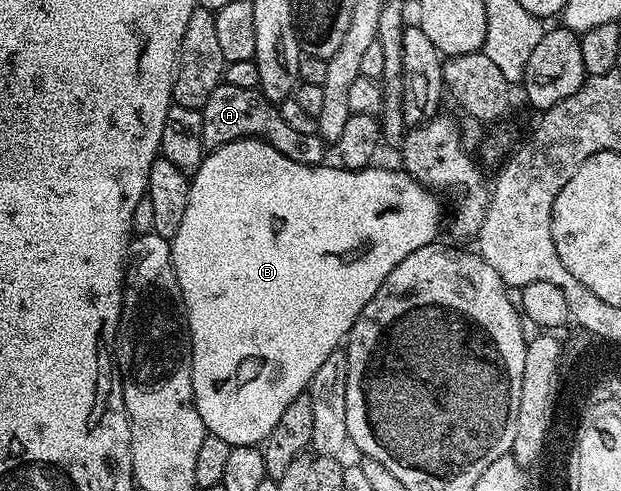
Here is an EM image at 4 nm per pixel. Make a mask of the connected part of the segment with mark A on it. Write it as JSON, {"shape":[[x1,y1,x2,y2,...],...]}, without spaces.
{"shape":[[223,82,218,88,211,90,211,98,207,98,200,113,206,149,212,150,236,140,256,138,275,146,279,154,287,154,291,162,320,165,324,161,321,159,325,156,326,141,317,134,299,134,299,130,287,126,287,122,283,122,280,107,258,89,243,90,243,86,231,86]]}

